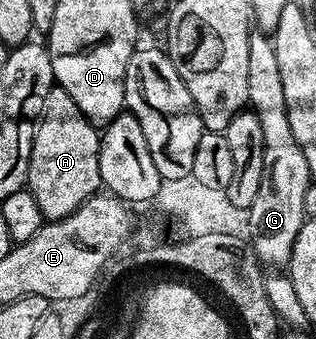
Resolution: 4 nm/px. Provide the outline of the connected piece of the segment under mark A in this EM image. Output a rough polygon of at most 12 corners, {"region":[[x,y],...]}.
{"region":[[54,84],[27,178],[46,222],[102,188],[98,126]]}

